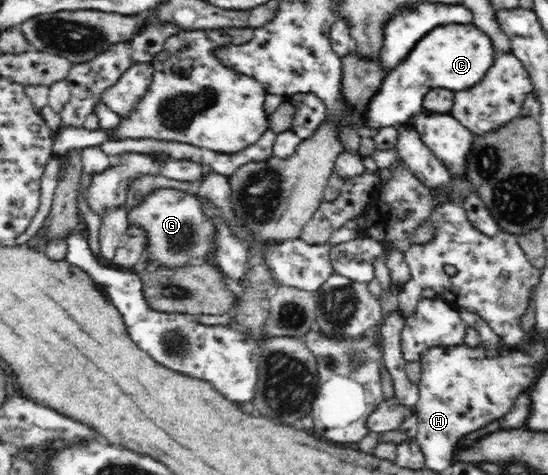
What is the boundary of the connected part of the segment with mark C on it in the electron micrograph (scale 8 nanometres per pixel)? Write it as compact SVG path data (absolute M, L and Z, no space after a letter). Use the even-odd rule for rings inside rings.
M445 25L437 31L429 31L413 51L409 51L404 61L389 70L379 88L369 101L366 113L366 127L380 130L410 122L413 116L422 111L423 99L433 89L461 91L468 89L485 77L493 61L493 44L485 33L473 25Z

